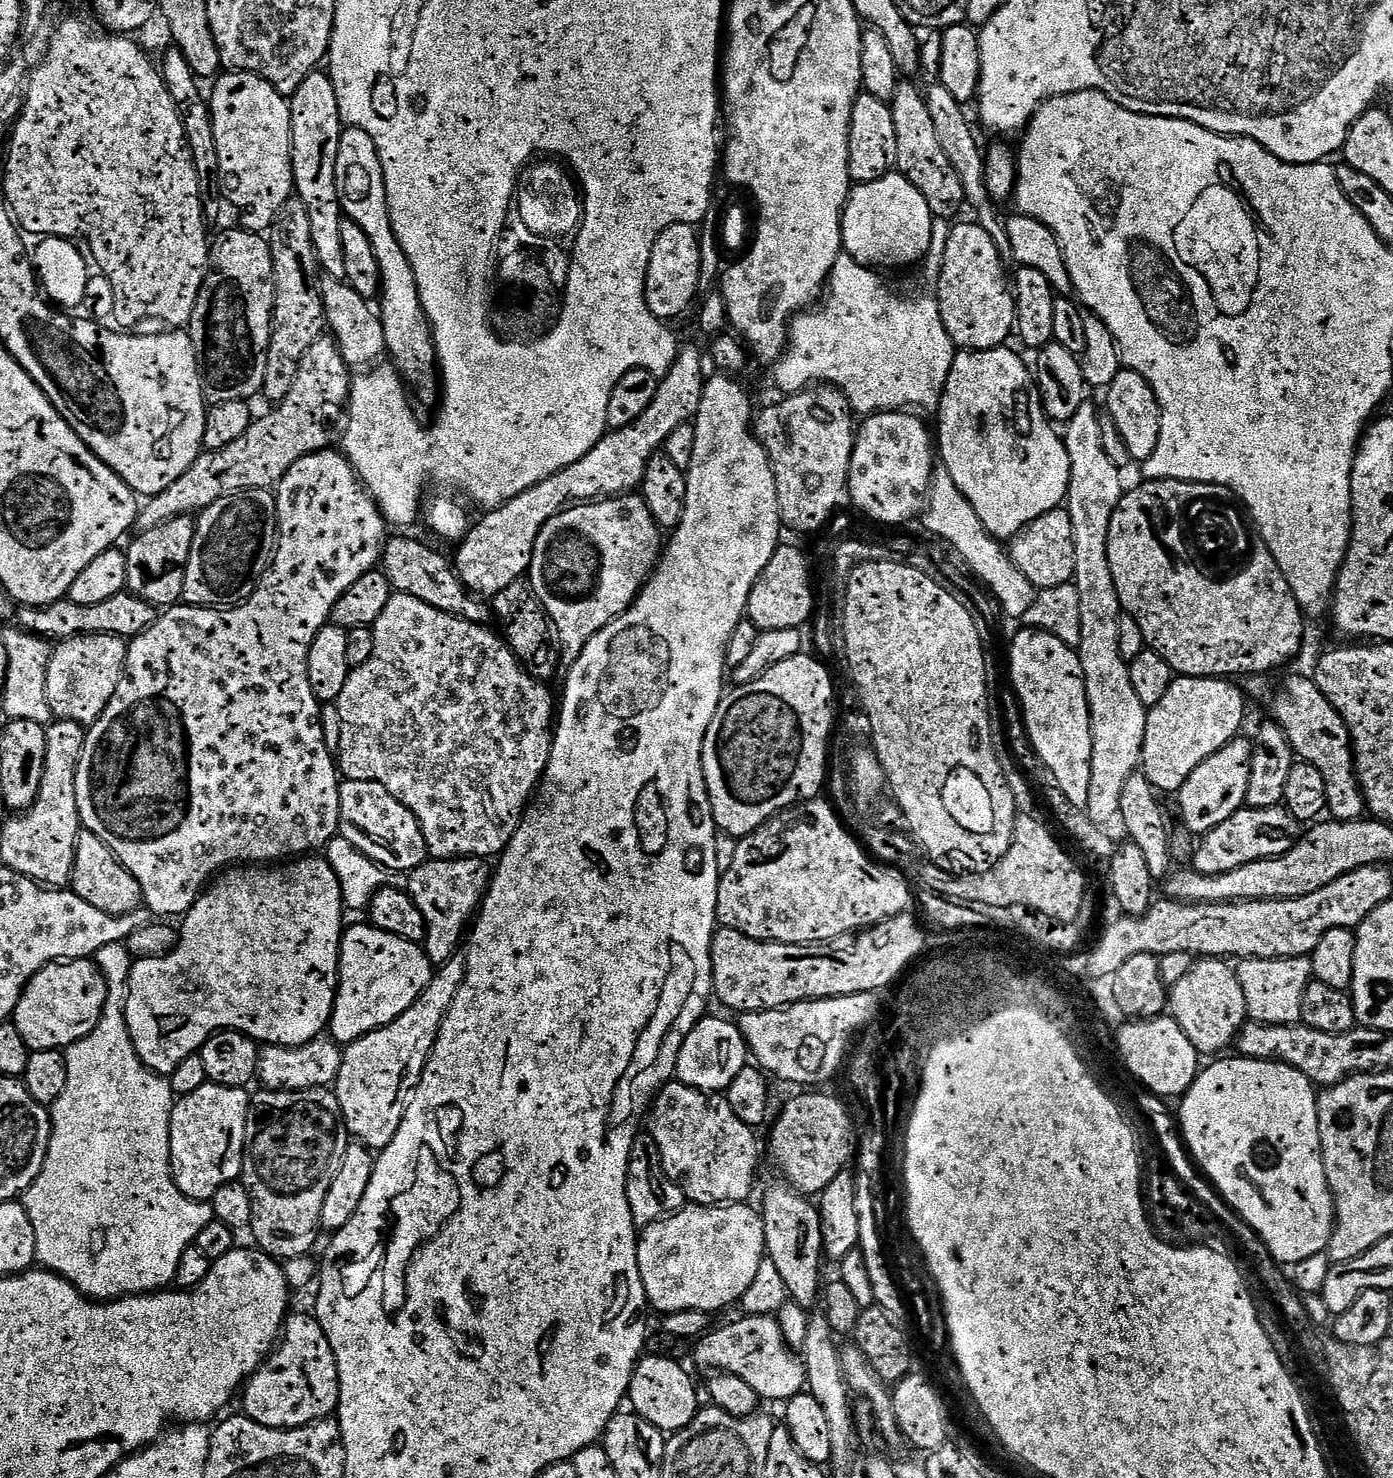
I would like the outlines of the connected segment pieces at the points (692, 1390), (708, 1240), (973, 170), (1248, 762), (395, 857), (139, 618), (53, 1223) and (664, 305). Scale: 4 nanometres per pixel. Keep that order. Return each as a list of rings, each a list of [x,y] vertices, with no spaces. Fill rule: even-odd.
[[[648,1356],[637,1360],[632,1370],[626,1393],[627,1403],[635,1415],[650,1422],[659,1432],[681,1432],[695,1418],[702,1401],[696,1397],[696,1384],[692,1376],[680,1364],[663,1360],[660,1356]]]
[[[747,1203],[692,1204],[681,1208],[679,1212],[673,1212],[671,1216],[654,1221],[653,1224],[643,1225],[638,1232],[636,1253],[648,1304],[656,1307],[660,1314],[682,1310],[715,1314],[719,1308],[735,1305],[742,1294],[746,1294],[750,1282],[754,1282],[754,1274],[758,1274],[758,1266],[766,1259],[760,1213],[755,1207],[748,1207]]]
[[[932,82],[928,89],[925,87],[922,95],[930,110],[930,119],[934,122],[934,131],[938,134],[938,142],[942,146],[946,158],[950,158],[950,166],[954,166],[954,170],[962,182],[967,207],[969,209],[972,207],[976,211],[975,223],[984,228],[986,234],[990,234],[994,246],[1001,254],[1010,253],[1010,242],[1006,238],[1006,230],[1001,217],[996,217],[997,205],[984,185],[984,152],[976,145],[976,136],[972,133],[971,126],[968,125],[967,114],[964,113],[967,112],[965,105],[957,102],[950,95],[950,90],[946,90],[939,82]]]
[[[1244,738],[1230,741],[1226,746],[1222,746],[1222,750],[1210,754],[1210,758],[1203,760],[1192,771],[1190,778],[1186,778],[1178,793],[1180,816],[1184,819],[1185,826],[1196,832],[1195,834],[1203,834],[1226,822],[1226,818],[1236,813],[1238,802],[1243,801],[1248,789],[1253,763],[1253,745],[1248,745]]]
[[[344,780],[340,785],[340,831],[339,835],[350,842],[375,864],[392,872],[409,873],[429,859],[428,847],[422,838],[418,820],[386,786],[369,780]]]
[[[127,590],[114,594],[114,598],[106,598],[106,602],[94,602],[94,606],[78,606],[78,602],[65,598],[46,604],[43,608],[24,606],[19,611],[15,623],[25,631],[49,642],[68,640],[71,636],[131,638],[145,632],[158,615],[158,610],[150,601],[143,600]]]
[[[108,1002],[104,1005],[104,1012],[101,1013],[95,1030],[67,1049],[64,1061],[66,1062],[66,1090],[62,1090],[62,1094],[50,1108],[52,1137],[48,1143],[48,1153],[38,1178],[28,1187],[28,1191],[22,1197],[26,1214],[30,1216],[30,1226],[34,1226],[36,1259],[39,1267],[66,1278],[82,1295],[97,1302],[118,1300],[121,1296],[137,1296],[145,1292],[167,1289],[175,1281],[178,1262],[182,1262],[182,1254],[195,1245],[199,1232],[214,1220],[211,1203],[189,1200],[186,1194],[182,1194],[182,1190],[178,1190],[172,1177],[170,1122],[172,1121],[174,1093],[171,1083],[165,1077],[148,1069],[138,1058],[128,1034],[124,1006],[120,1002],[116,1004]]]
[[[675,224],[656,239],[650,254],[644,297],[650,310],[660,320],[672,322],[692,304],[700,287],[700,238],[690,224]]]

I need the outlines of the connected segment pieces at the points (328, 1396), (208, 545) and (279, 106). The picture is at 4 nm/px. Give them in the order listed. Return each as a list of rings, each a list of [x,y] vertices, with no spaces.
[[[300,1312],[297,1316],[292,1314],[285,1319],[278,1343],[258,1371],[248,1377],[242,1389],[243,1396],[243,1415],[267,1428],[304,1428],[315,1420],[329,1419],[339,1409],[340,1383],[334,1350],[330,1350],[330,1342],[315,1315],[308,1313],[307,1316],[306,1313]]]
[[[247,488],[244,492],[231,492],[203,509],[196,520],[194,542],[190,546],[188,565],[184,568],[183,603],[188,606],[224,606],[235,601],[235,596],[244,587],[249,587],[248,579],[256,568],[256,559],[264,548],[264,539],[270,536],[275,518],[276,497],[267,488]]]
[[[225,71],[215,81],[210,96],[210,109],[220,167],[220,187],[225,201],[235,208],[239,227],[248,232],[263,233],[270,226],[274,214],[290,199],[294,192],[292,183],[292,110],[289,101],[270,82],[252,72]]]

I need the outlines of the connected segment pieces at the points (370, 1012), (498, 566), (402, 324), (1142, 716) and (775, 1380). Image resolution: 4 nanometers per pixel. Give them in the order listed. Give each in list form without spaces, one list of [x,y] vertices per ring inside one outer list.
[[[368,922],[345,927],[340,937],[340,971],[330,1021],[331,1039],[337,1045],[347,1046],[367,1032],[394,1022],[424,992],[433,975],[434,965],[419,943],[386,933]]]
[[[692,344],[681,345],[670,371],[659,381],[654,398],[636,421],[622,429],[609,431],[585,456],[578,458],[578,462],[484,514],[477,524],[475,521],[464,539],[459,541],[457,548],[460,549],[456,552],[456,560],[454,558],[454,568],[467,590],[477,597],[491,598],[498,594],[498,590],[506,590],[506,586],[517,583],[530,566],[540,527],[573,502],[592,502],[639,489],[652,455],[663,449],[666,438],[670,438],[678,426],[695,417],[705,379],[699,350]]]
[[[348,126],[341,131],[336,163],[336,193],[340,199],[341,213],[362,228],[378,262],[378,315],[382,333],[385,334],[384,351],[387,358],[392,359],[391,367],[414,393],[417,405],[435,405],[438,400],[438,349],[432,340],[432,326],[428,323],[424,307],[420,305],[420,287],[416,285],[414,270],[392,230],[378,150],[366,130]]]
[[[1086,402],[1078,414],[1067,421],[1068,430],[1063,432],[1062,439],[1071,462],[1066,511],[1070,514],[1073,531],[1075,574],[1072,583],[1078,590],[1082,629],[1076,649],[1082,662],[1091,713],[1090,789],[1084,810],[1091,821],[1106,826],[1119,815],[1122,786],[1139,765],[1148,715],[1147,708],[1139,701],[1130,683],[1129,663],[1126,658],[1124,660],[1120,648],[1122,609],[1110,574],[1108,538],[1110,518],[1124,495],[1124,489],[1121,469],[1110,462],[1102,446],[1100,421],[1095,406]]]
[[[747,1314],[741,1317],[741,1320],[736,1320],[733,1324],[724,1324],[721,1328],[713,1327],[695,1341],[697,1366],[709,1368],[709,1373],[712,1374],[742,1378],[742,1382],[753,1388],[764,1402],[768,1400],[784,1402],[793,1393],[803,1393],[806,1388],[803,1359],[796,1358],[792,1368],[788,1364],[780,1364],[782,1341],[776,1317]]]

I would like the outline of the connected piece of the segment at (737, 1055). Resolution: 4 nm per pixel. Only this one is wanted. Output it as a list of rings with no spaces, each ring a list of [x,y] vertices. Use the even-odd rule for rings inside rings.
[[[712,1015],[701,1018],[685,1036],[676,1059],[675,1079],[691,1088],[720,1094],[734,1082],[738,1070],[749,1063],[750,1053],[737,1025]]]

